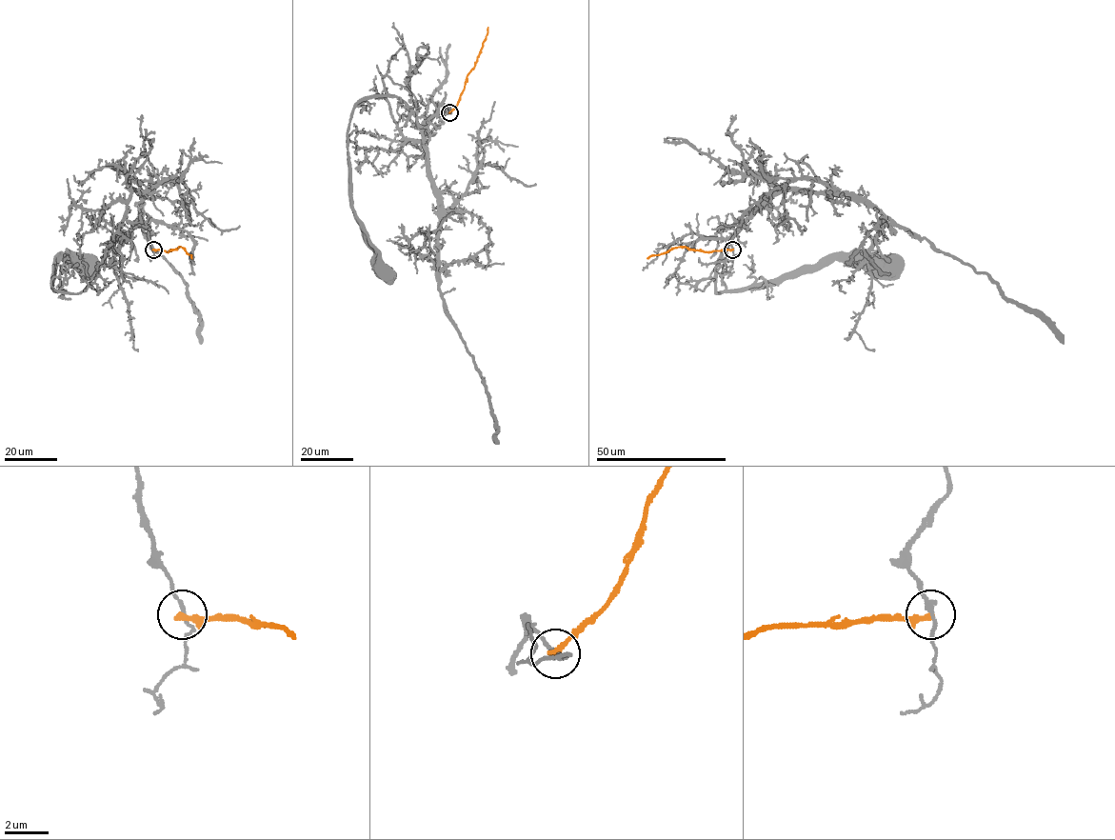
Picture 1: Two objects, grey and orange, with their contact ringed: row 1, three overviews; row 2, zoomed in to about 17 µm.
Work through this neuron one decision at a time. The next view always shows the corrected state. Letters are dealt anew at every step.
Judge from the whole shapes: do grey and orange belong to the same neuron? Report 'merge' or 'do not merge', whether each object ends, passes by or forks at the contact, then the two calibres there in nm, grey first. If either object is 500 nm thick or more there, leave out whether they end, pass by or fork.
do not merge | grey passes by | orange ends | 150/280 nm

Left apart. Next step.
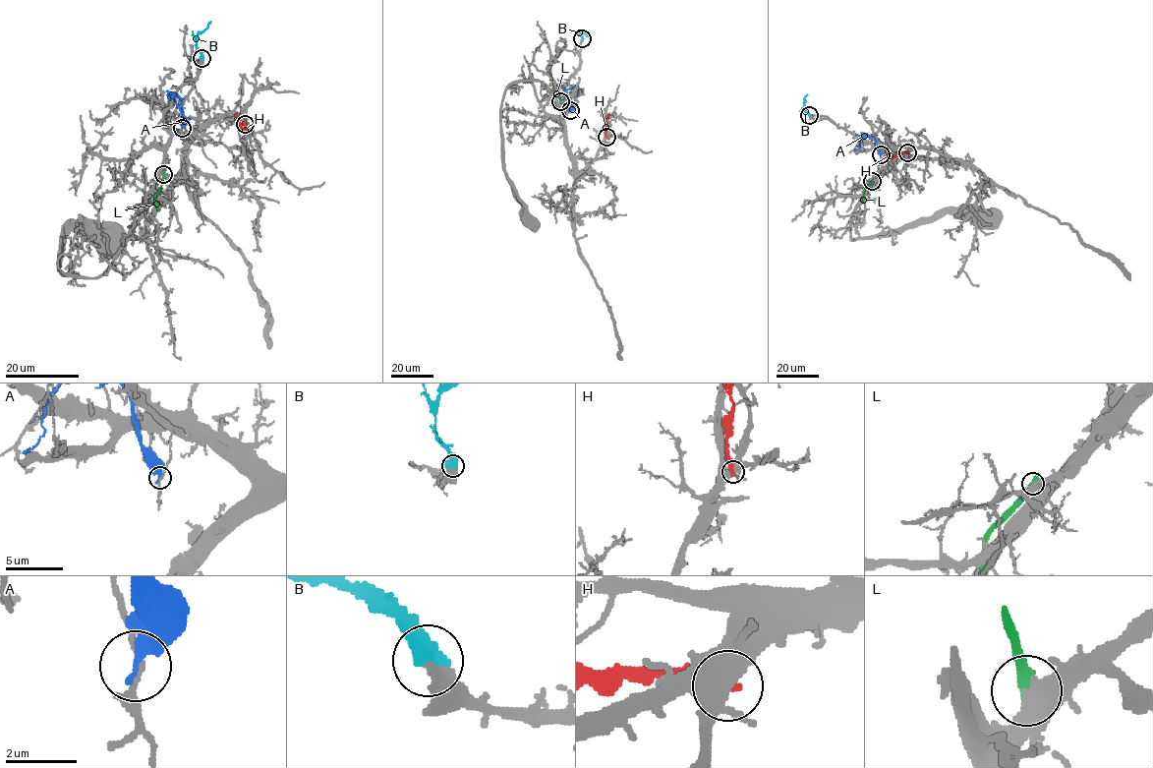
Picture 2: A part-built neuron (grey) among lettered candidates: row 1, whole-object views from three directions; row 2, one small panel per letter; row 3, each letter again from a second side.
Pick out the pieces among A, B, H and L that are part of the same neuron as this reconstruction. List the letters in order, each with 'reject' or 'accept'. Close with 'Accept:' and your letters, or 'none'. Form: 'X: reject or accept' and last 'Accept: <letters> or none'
A: reject
B: accept
H: reject
L: reject
Accept: B

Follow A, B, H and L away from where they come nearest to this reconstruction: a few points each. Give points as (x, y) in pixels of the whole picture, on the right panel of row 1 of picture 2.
A: (881, 154), (876, 140), (869, 135), (862, 139), (855, 150)
B: (809, 115), (803, 105), (807, 94)
H: (908, 153), (898, 152), (892, 156), (884, 147)
L: (872, 181), (863, 191), (864, 203)

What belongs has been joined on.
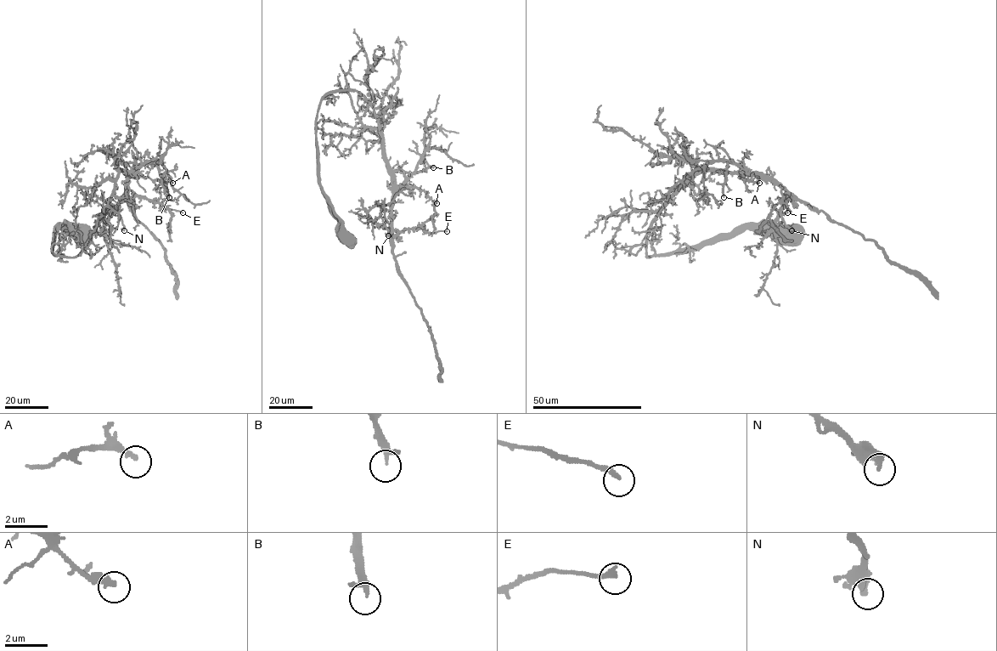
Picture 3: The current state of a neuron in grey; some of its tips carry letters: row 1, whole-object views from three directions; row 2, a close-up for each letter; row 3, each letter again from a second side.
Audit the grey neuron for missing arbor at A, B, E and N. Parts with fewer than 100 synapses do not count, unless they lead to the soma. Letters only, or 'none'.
none

